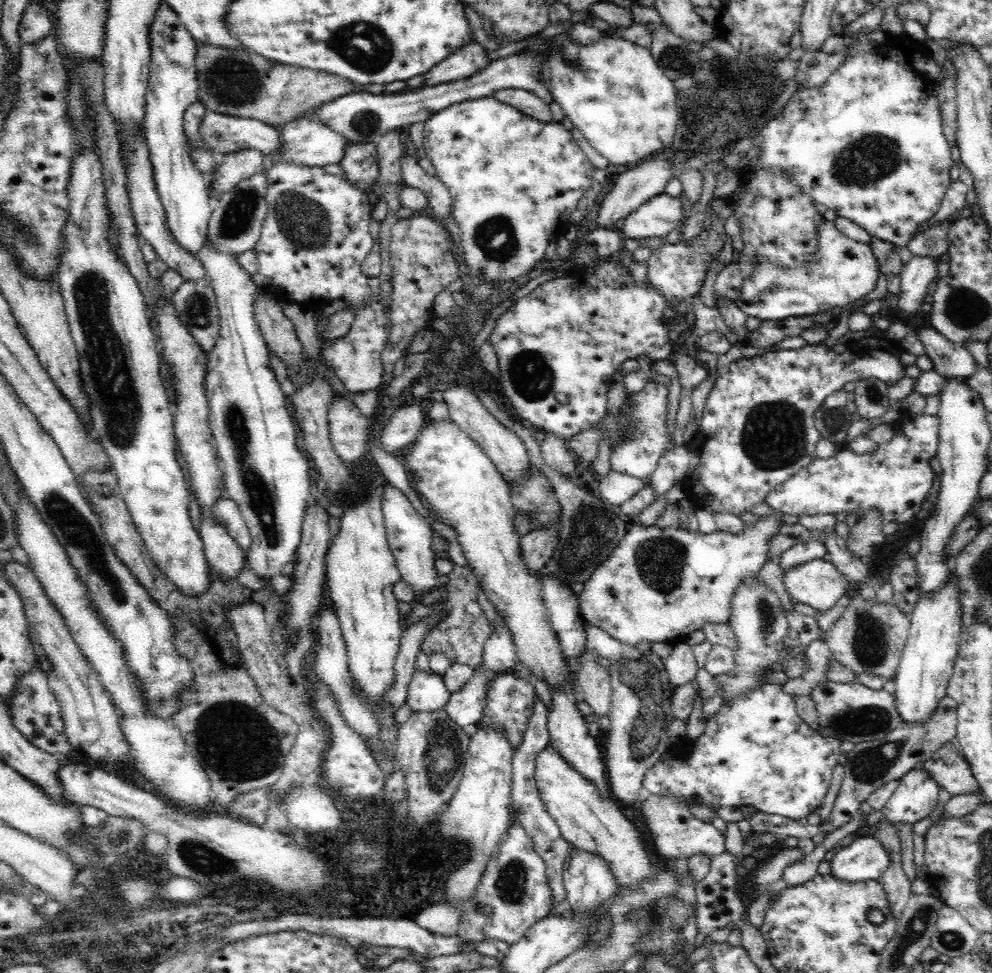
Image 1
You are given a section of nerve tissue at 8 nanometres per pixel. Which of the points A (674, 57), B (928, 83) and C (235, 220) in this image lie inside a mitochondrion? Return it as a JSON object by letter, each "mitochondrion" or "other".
{"A":"mitochondrion","B":"other","C":"mitochondrion"}

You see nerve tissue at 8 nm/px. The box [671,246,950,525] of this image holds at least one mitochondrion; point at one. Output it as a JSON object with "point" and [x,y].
{"point":[774,435]}

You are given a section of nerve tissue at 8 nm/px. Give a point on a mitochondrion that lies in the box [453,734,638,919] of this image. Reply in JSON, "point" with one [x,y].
{"point":[511,882]}

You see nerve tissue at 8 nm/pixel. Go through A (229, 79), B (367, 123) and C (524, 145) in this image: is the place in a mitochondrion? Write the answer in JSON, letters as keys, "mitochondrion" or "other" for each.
{"A":"mitochondrion","B":"mitochondrion","C":"other"}

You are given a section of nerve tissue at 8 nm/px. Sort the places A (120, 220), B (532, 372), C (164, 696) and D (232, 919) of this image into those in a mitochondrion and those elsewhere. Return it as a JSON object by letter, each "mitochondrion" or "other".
{"A":"other","B":"mitochondrion","C":"mitochondrion","D":"other"}

